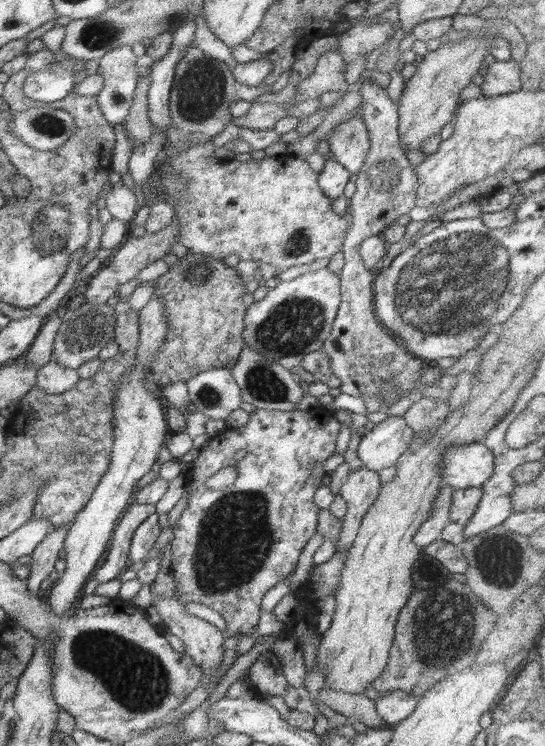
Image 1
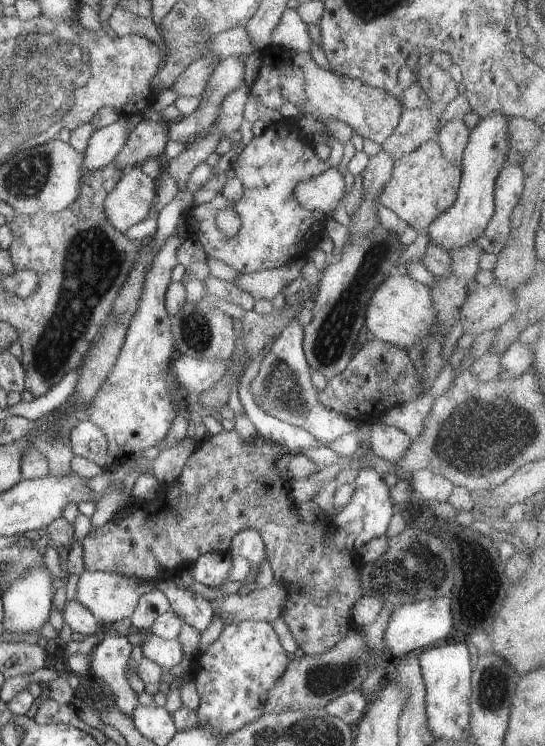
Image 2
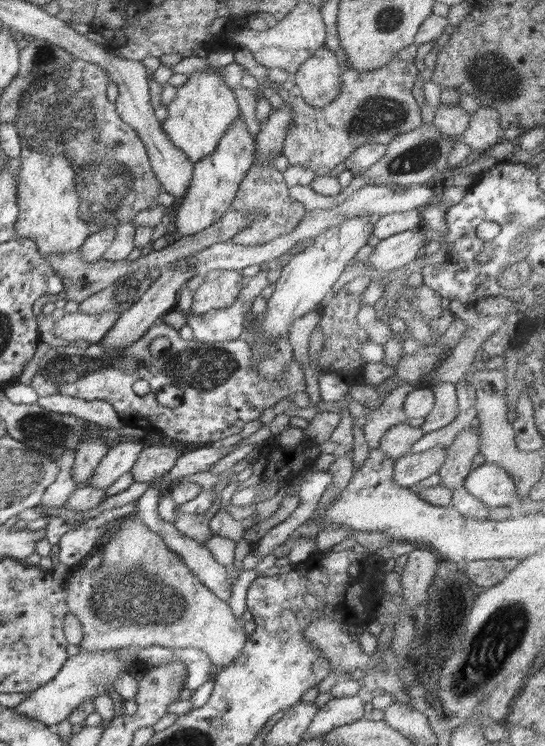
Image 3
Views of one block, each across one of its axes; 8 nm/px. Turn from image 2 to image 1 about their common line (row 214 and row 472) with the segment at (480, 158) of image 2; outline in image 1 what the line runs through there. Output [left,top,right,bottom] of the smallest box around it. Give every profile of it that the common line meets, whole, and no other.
[440,442,494,489]

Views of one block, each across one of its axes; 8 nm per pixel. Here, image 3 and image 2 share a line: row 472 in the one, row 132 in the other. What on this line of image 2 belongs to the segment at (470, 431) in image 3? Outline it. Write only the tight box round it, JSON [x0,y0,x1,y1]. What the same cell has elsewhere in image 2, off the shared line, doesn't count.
[435,118,470,164]

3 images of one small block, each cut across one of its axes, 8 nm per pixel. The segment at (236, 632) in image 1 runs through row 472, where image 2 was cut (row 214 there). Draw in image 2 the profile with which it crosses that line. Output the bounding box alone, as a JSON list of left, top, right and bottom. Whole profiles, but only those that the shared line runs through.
[183,120,329,275]

